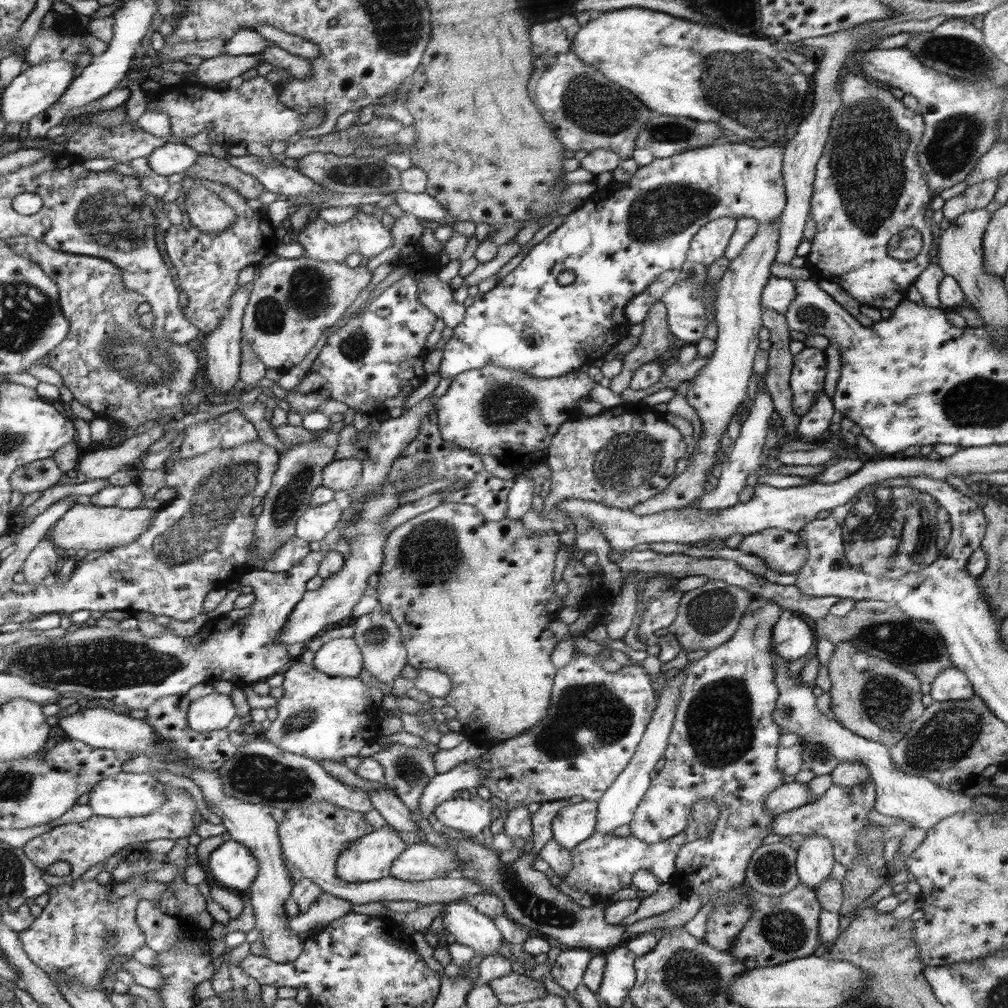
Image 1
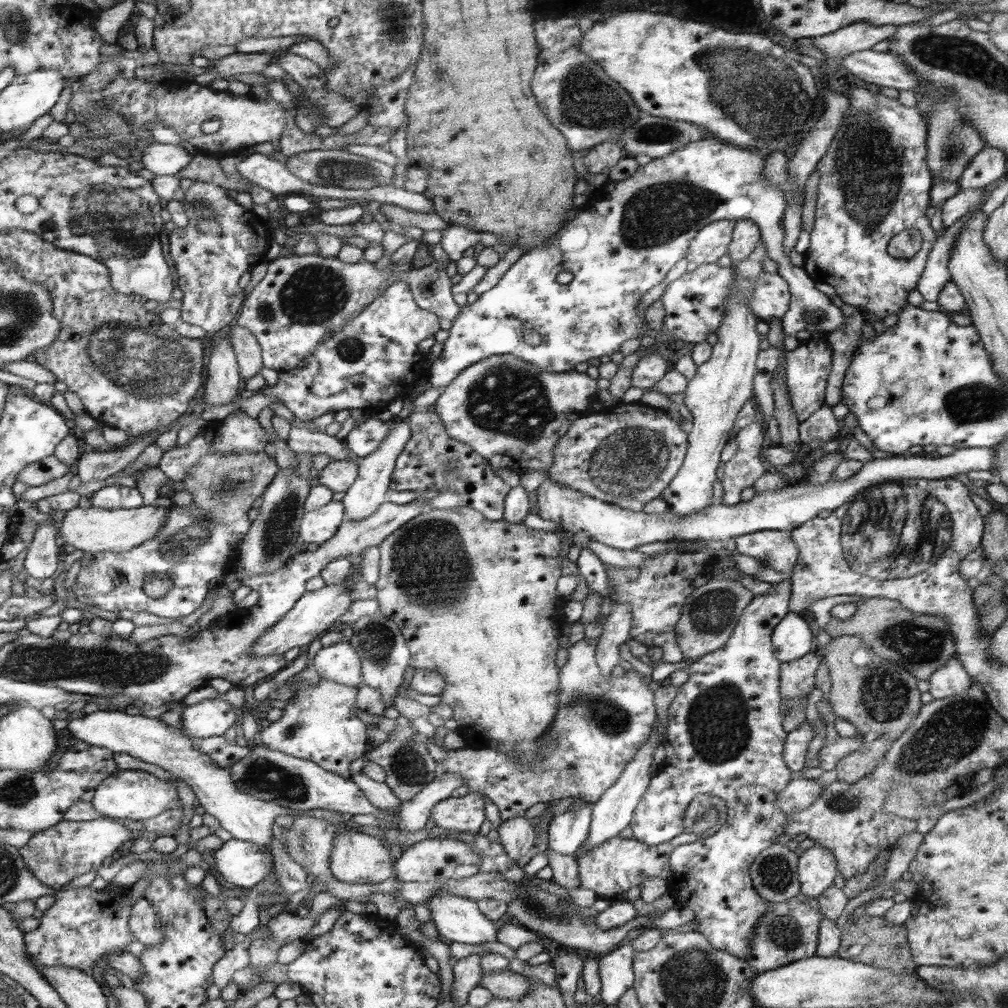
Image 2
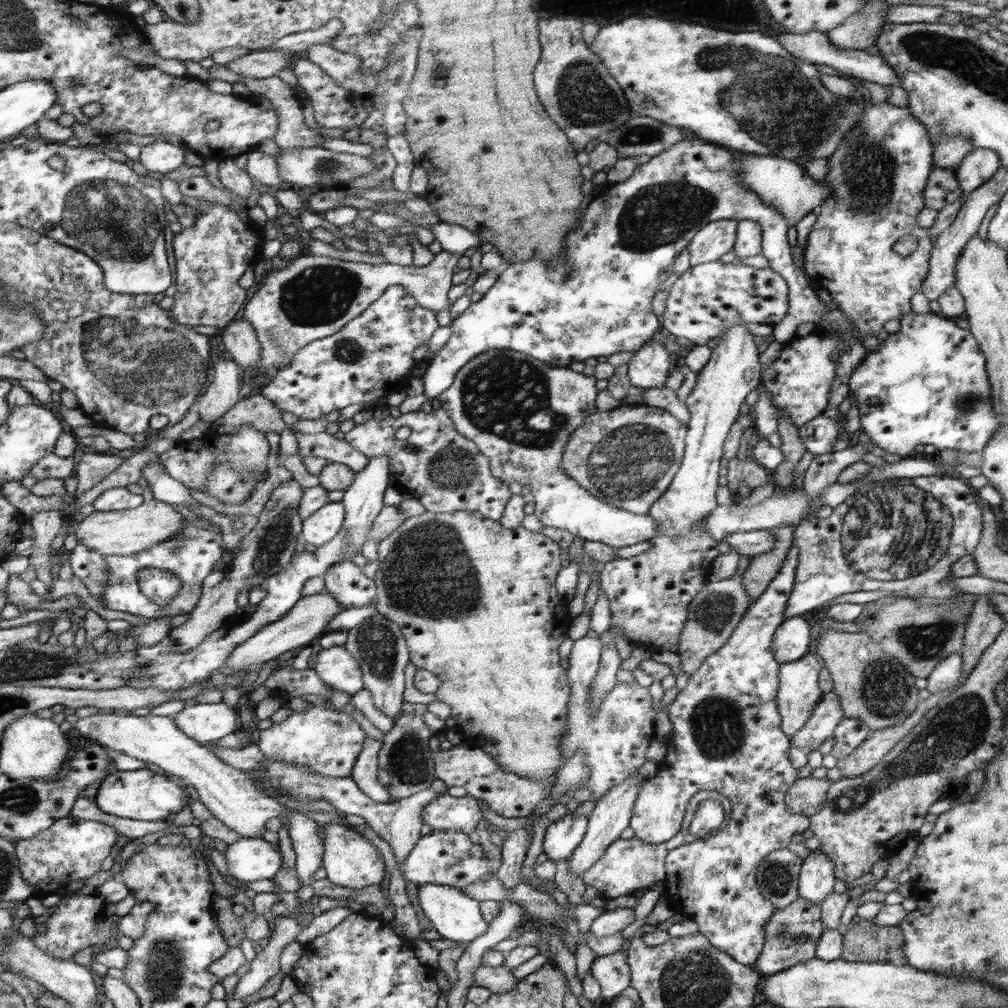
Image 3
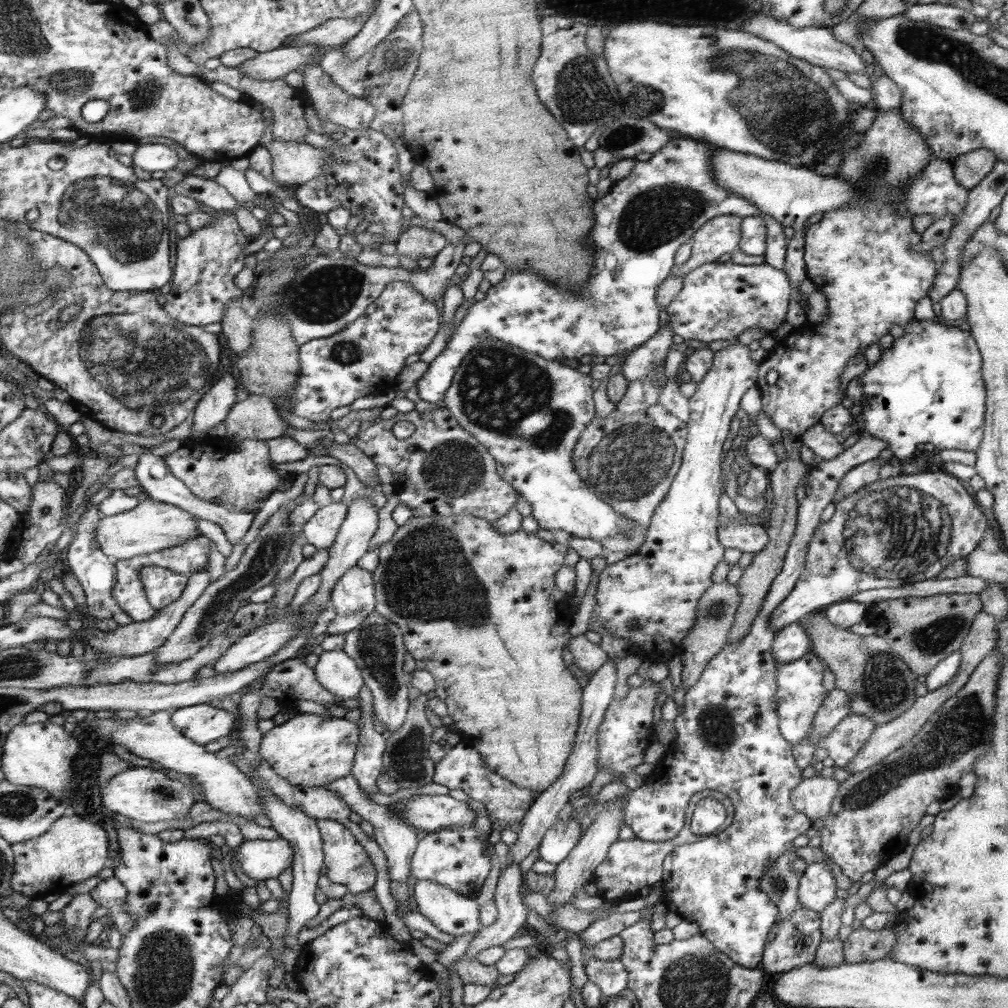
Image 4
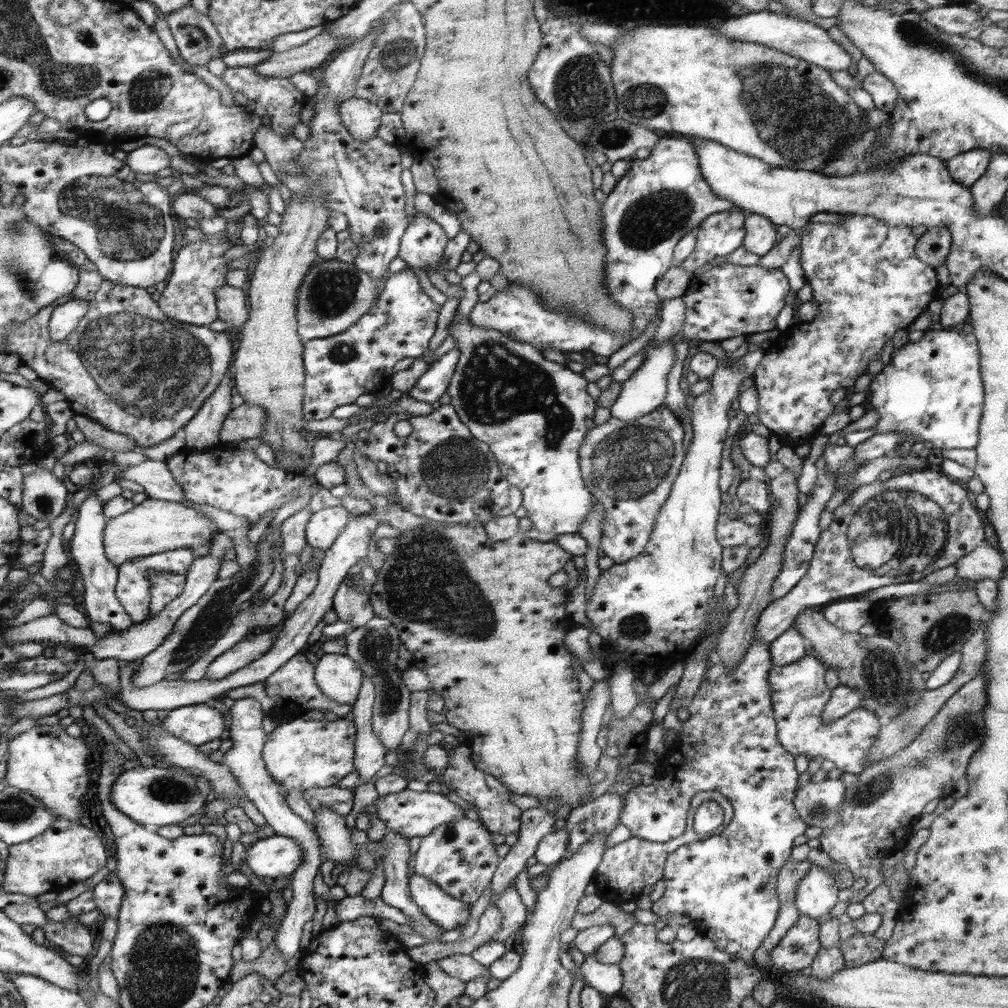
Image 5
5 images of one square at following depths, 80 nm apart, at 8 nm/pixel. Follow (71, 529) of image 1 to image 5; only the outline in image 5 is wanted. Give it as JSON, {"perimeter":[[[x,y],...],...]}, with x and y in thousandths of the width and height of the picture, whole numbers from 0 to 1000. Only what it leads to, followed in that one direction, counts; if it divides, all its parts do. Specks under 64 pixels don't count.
{"perimeter":[[[146,493],[127,508],[106,515],[102,528],[105,554],[115,563],[132,554],[149,553],[169,546],[207,542],[215,522],[192,503],[179,497],[157,496]]]}

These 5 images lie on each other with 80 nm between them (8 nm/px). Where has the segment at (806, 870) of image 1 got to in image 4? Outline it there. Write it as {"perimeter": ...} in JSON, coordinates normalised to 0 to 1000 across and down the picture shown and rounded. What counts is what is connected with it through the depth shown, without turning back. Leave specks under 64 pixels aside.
{"perimeter":[[[819,856],[801,857],[793,873],[791,891],[801,903],[815,906],[829,892],[829,872]]]}

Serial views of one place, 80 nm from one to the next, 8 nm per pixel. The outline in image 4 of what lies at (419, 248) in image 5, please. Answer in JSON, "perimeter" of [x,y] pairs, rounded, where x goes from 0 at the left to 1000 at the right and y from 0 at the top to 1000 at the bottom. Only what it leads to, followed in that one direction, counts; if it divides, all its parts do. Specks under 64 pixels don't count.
{"perimeter":[[[421,224],[407,225],[392,238],[396,252],[402,252],[415,260],[419,254],[431,256],[444,243],[444,237],[438,231]]]}

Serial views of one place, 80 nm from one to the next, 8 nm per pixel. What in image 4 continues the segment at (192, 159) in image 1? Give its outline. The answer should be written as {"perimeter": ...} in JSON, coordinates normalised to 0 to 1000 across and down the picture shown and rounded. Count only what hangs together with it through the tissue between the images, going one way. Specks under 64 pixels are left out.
{"perimeter":[[[160,142],[137,143],[131,155],[132,165],[153,172],[155,170],[167,171],[174,167],[179,160],[177,153],[171,147]]]}

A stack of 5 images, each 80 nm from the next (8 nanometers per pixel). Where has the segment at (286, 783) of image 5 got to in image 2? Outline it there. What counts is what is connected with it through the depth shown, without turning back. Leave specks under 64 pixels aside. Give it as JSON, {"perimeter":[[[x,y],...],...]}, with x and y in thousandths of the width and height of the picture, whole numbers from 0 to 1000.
{"perimeter":[[[318,673],[312,680],[292,678],[291,685],[293,689],[280,703],[280,711],[258,723],[256,736],[268,744],[311,755],[324,766],[347,772],[347,759],[364,747],[367,738],[363,731],[364,717],[349,704],[355,701],[356,683],[343,682],[325,673]]]}

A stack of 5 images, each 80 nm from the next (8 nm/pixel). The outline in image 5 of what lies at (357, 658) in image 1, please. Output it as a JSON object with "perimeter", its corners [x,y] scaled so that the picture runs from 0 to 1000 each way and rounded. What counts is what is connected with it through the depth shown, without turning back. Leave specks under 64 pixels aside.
{"perimeter":[[[321,649],[312,663],[313,680],[323,691],[335,698],[351,699],[361,676],[361,667],[353,655],[337,649]]]}

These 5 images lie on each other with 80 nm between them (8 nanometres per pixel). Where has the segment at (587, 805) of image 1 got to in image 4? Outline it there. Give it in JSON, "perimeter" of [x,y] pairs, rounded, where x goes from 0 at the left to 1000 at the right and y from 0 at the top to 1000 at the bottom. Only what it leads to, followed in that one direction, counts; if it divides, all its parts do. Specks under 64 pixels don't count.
{"perimeter":[[[557,811],[540,828],[534,840],[535,852],[556,857],[577,829],[576,819],[569,813]]]}

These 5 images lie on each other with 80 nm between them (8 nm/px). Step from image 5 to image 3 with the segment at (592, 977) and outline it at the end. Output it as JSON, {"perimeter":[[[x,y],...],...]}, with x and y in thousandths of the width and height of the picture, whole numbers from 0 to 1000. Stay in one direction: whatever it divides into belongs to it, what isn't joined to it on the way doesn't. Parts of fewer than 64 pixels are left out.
{"perimeter":[[[623,931],[619,932],[617,942],[609,946],[589,949],[584,964],[595,975],[597,995],[604,998],[619,982],[626,978],[626,962],[622,955]]]}

